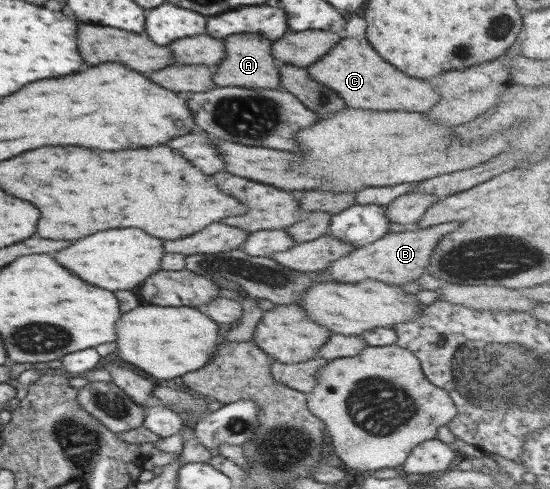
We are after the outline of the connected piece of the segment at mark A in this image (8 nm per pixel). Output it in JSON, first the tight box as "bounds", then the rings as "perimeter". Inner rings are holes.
{"bounds":[212,35,281,89],"perimeter":[[[229,35],[222,39],[224,58],[215,66],[212,81],[216,87],[239,86],[247,89],[278,89],[278,67],[281,64],[270,53],[270,41],[256,35]]]}

